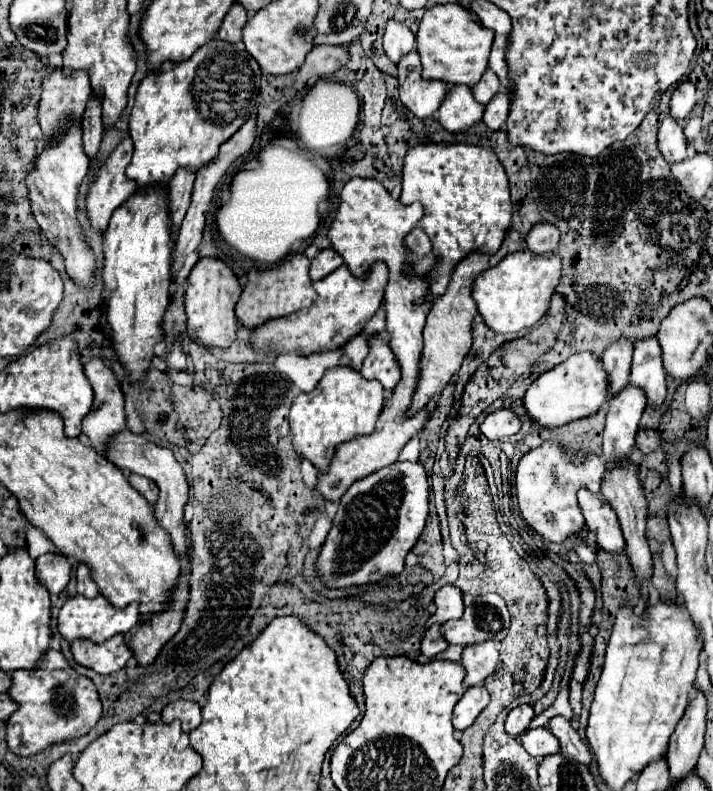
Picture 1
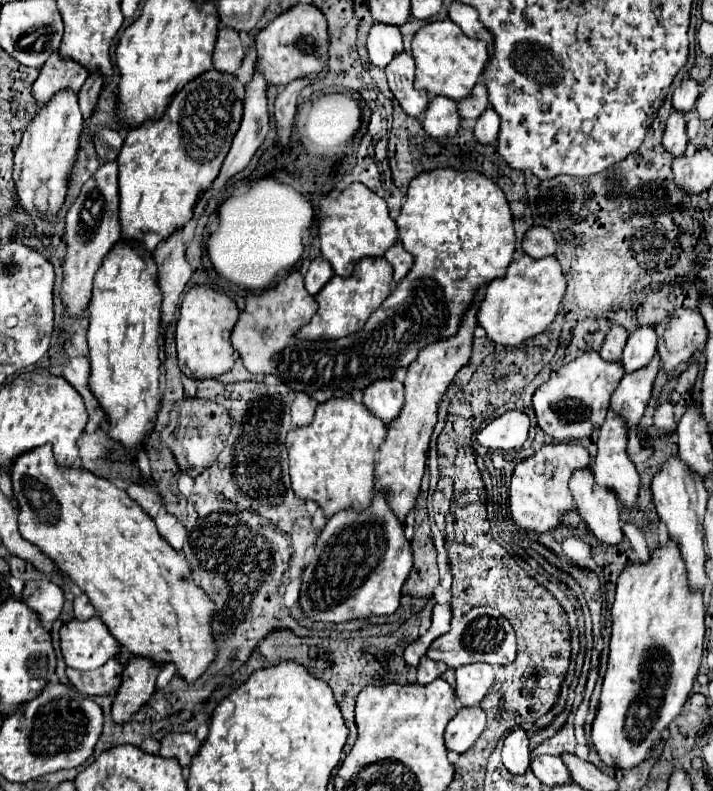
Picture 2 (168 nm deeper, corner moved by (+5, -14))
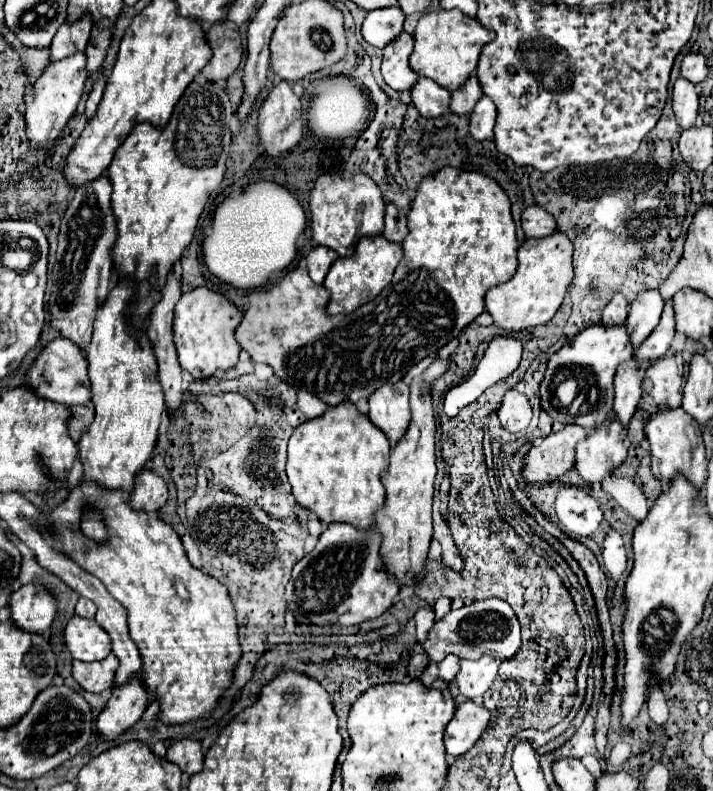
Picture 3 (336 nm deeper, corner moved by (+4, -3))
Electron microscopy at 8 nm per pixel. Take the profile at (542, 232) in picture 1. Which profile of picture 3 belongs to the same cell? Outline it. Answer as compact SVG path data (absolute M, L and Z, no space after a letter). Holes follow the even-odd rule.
M532 205L522 213L522 229L526 237L548 237L556 231L556 221L548 211Z

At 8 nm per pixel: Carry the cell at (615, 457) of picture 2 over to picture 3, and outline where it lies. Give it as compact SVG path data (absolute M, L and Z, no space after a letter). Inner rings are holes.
M628 361L616 373L616 379L614 379L614 391L616 393L614 393L612 413L624 427L630 425L630 419L636 411L640 397L642 397L640 385L642 385L644 371L646 371L646 367L636 367L636 363Z

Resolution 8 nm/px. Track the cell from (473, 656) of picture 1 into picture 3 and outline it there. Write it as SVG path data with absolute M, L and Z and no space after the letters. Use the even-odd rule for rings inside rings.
M484 655L476 661L460 659L460 671L456 675L456 683L466 699L474 699L488 691L488 687L496 679L496 673L498 673L498 659L492 655Z

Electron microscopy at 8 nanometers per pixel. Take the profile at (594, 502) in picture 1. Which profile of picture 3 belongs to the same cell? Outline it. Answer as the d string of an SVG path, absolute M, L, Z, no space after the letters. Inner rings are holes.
M606 419L576 445L574 469L586 485L602 485L622 465L626 455L624 427L616 419Z

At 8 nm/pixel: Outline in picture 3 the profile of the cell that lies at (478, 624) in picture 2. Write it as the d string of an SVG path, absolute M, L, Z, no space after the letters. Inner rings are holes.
M490 597L444 615L444 619L436 621L434 627L428 631L422 647L430 661L442 661L448 653L458 655L460 659L478 659L480 655L492 655L504 661L514 657L520 649L520 623L506 601Z

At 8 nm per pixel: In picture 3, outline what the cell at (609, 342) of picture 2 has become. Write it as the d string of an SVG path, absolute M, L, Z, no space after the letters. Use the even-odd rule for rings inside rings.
M616 295L604 309L602 313L602 325L604 327L620 327L626 323L626 315L628 315L628 309L626 309L626 299L624 295Z

